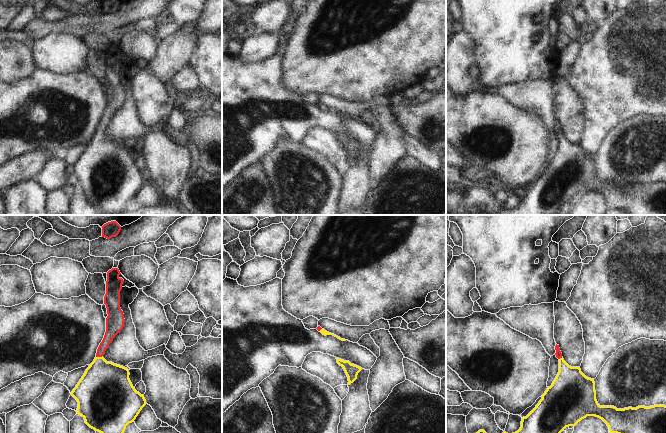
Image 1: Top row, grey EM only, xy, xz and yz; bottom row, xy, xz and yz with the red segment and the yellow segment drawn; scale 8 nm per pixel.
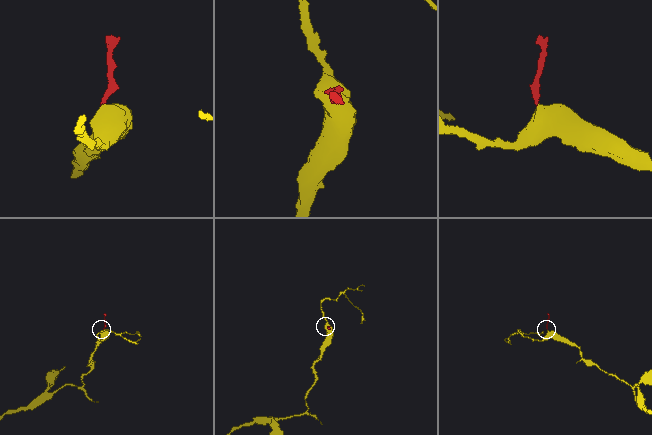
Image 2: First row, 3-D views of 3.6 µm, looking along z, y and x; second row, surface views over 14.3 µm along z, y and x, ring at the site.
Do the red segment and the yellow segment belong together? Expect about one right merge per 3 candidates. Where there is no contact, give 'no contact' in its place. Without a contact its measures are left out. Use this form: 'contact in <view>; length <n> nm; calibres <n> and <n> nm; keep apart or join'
contact in xy; length 60 nm; calibres 110 and 400 nm; join

